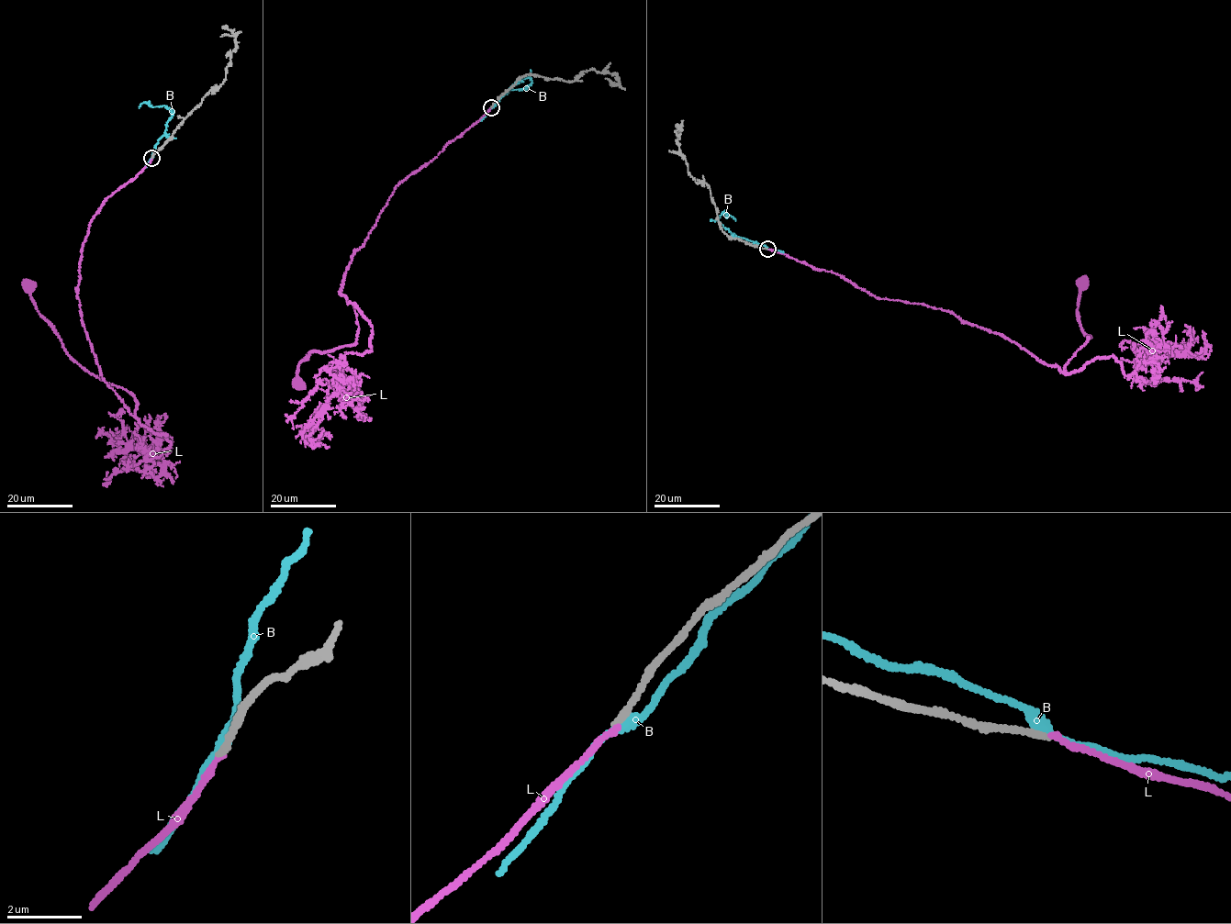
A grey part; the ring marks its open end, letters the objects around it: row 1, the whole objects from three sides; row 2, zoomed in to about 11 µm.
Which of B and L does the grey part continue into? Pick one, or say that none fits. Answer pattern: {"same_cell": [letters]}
{"same_cell": ["L"]}

